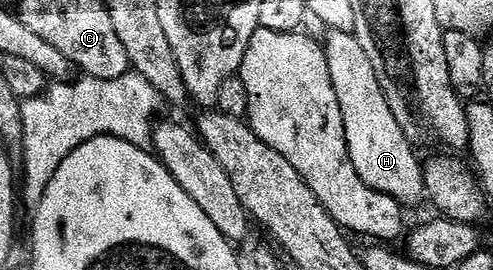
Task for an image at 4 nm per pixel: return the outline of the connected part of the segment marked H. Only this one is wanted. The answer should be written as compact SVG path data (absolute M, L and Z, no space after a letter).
M337 29L331 30L327 35L329 37L326 39L323 38L322 44L324 46L324 54L326 55L326 63L330 67L330 83L334 83L334 95L338 95L338 107L342 107L342 123L346 131L346 147L350 155L350 163L354 163L354 171L358 171L362 183L366 183L374 191L390 195L395 201L400 202L401 206L409 207L408 205L416 205L420 200L423 202L426 194L424 192L424 170L422 168L421 158L416 158L418 156L417 150L402 135L402 131L398 127L398 123L386 103L386 95L378 83L378 75L374 75L374 67L370 67L370 59L366 59L366 51L362 51L362 43L358 43L358 39L352 33L343 33Z

